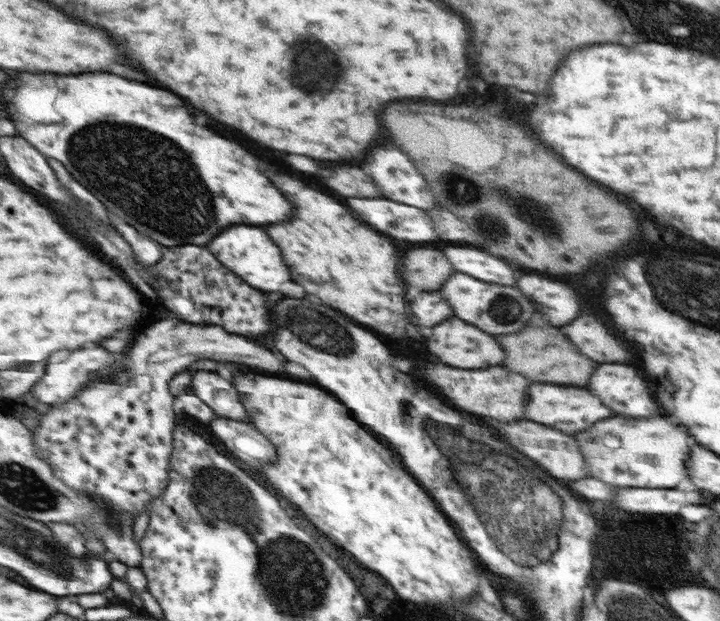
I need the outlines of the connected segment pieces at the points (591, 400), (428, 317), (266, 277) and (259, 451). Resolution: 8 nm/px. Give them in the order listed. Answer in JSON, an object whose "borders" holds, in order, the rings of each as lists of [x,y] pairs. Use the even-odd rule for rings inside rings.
{"borders":[[[[533,383],[530,386],[530,406],[526,410],[526,418],[534,422],[551,426],[566,433],[575,434],[580,430],[589,429],[602,419],[614,417],[614,412],[604,406],[598,395],[574,386],[556,386],[554,383]]],[[[422,292],[420,298],[414,298],[410,302],[410,310],[414,310],[416,322],[422,322],[424,328],[436,326],[438,322],[454,316],[450,304],[436,292]]],[[[228,226],[222,234],[218,234],[208,246],[208,251],[218,256],[217,260],[228,267],[234,274],[246,278],[250,286],[256,286],[258,290],[276,292],[282,288],[282,284],[290,282],[290,268],[282,258],[282,250],[272,242],[272,238],[262,230],[254,226]]],[[[214,416],[210,422],[207,426],[236,458],[258,468],[276,462],[276,447],[254,425],[222,416]]]]}

